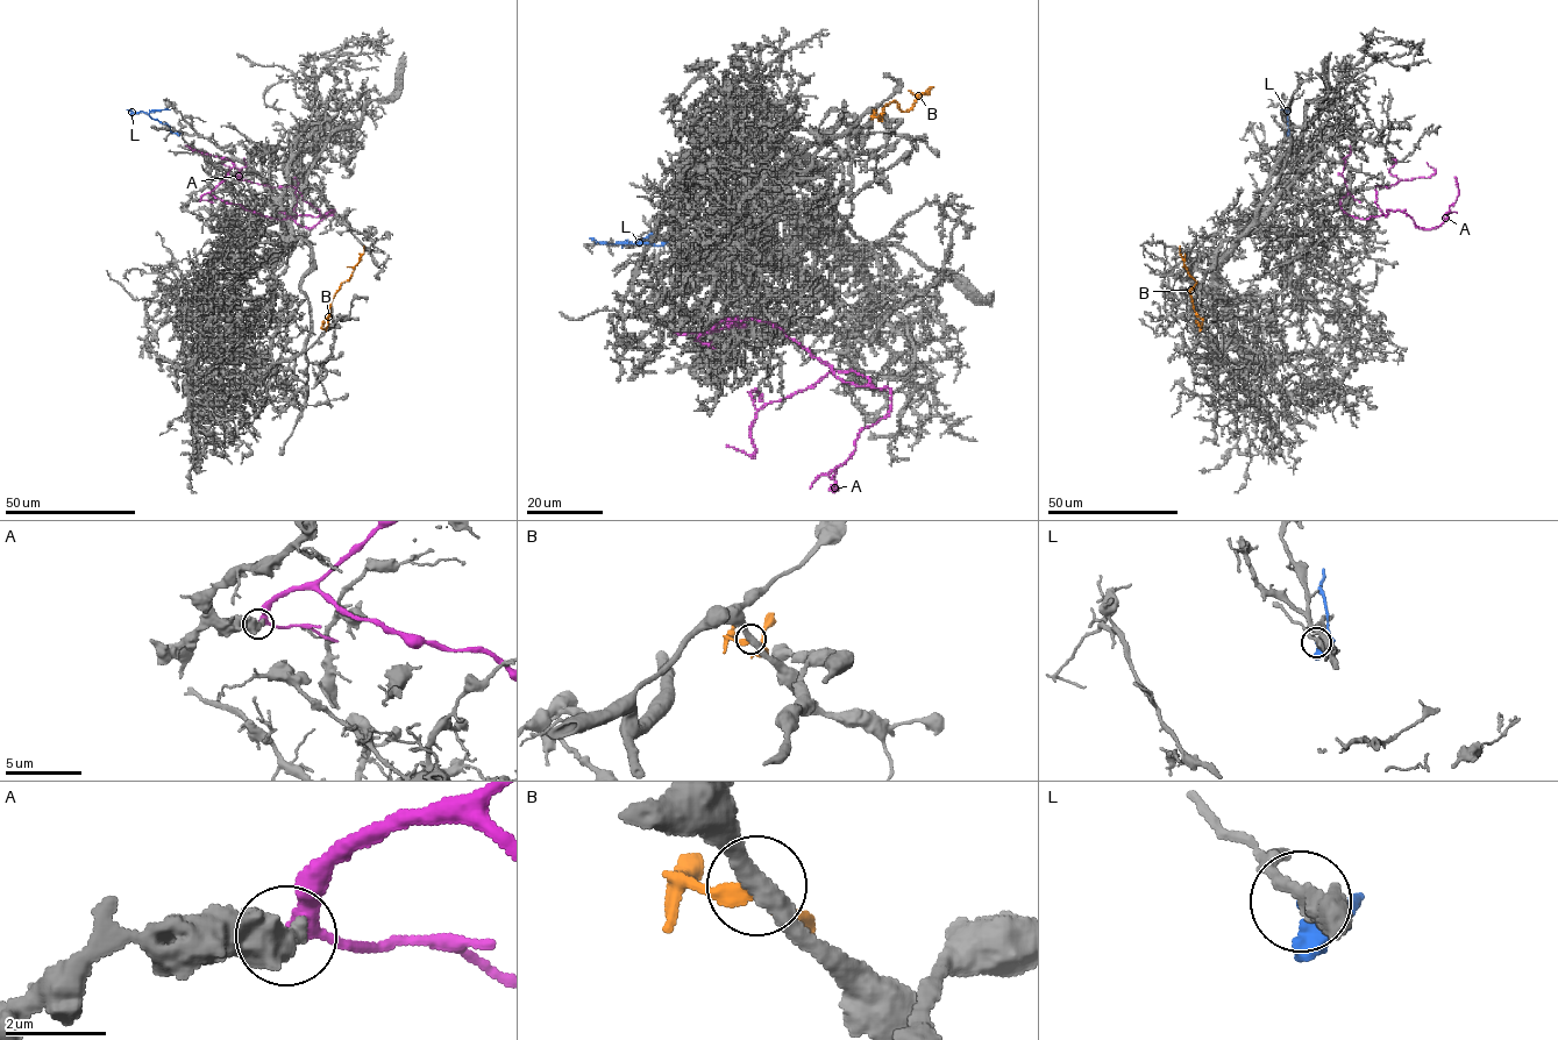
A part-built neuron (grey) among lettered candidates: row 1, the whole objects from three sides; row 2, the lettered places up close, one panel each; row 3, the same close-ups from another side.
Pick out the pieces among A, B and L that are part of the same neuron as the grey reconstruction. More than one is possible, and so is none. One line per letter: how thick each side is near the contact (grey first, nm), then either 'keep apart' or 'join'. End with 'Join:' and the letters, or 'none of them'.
A: calibres 280 and 300 nm; keep apart
B: calibres 400 and 280 nm; keep apart
L: calibres 280 and 240 nm; join
Join: L

